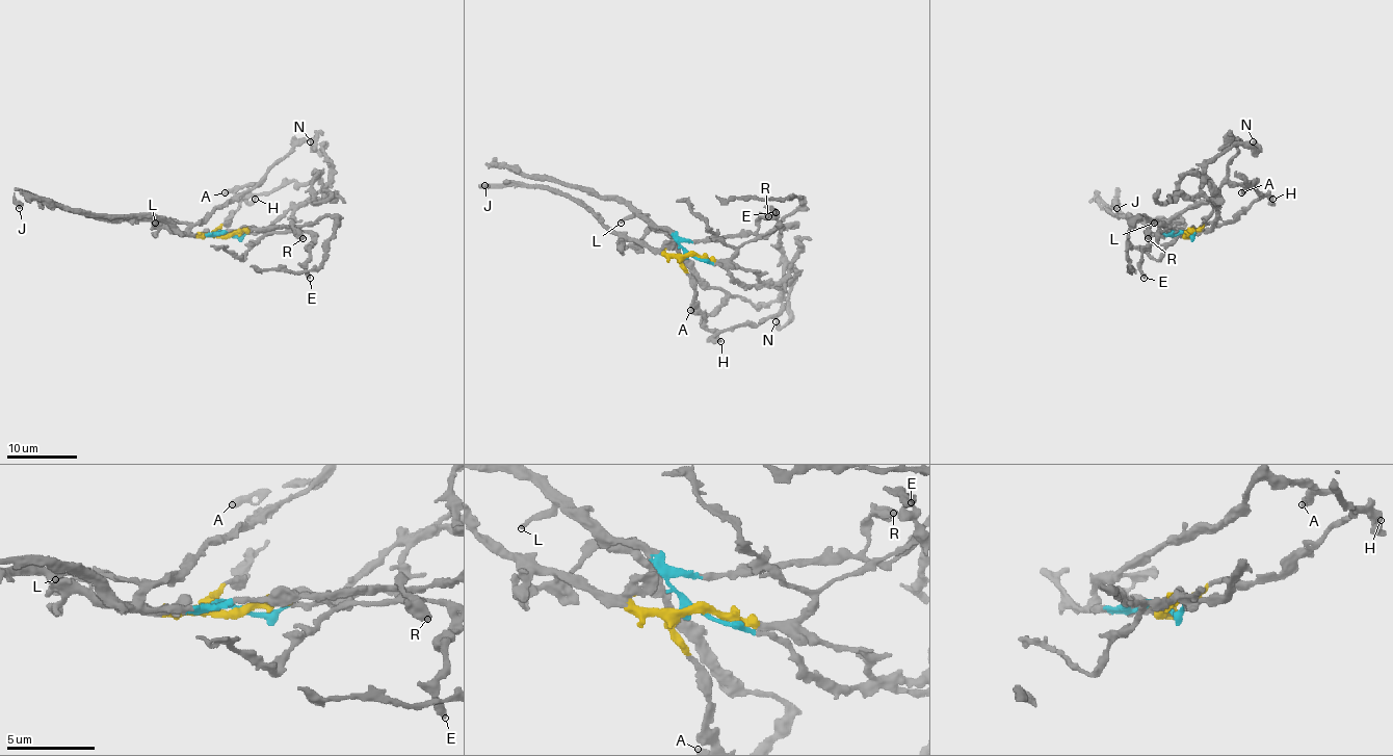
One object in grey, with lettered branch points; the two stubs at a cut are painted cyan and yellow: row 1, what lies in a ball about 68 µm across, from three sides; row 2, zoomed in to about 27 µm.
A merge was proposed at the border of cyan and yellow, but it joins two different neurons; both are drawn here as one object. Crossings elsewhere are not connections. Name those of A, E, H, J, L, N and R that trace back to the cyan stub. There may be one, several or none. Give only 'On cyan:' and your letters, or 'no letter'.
On cyan: A, L, R

